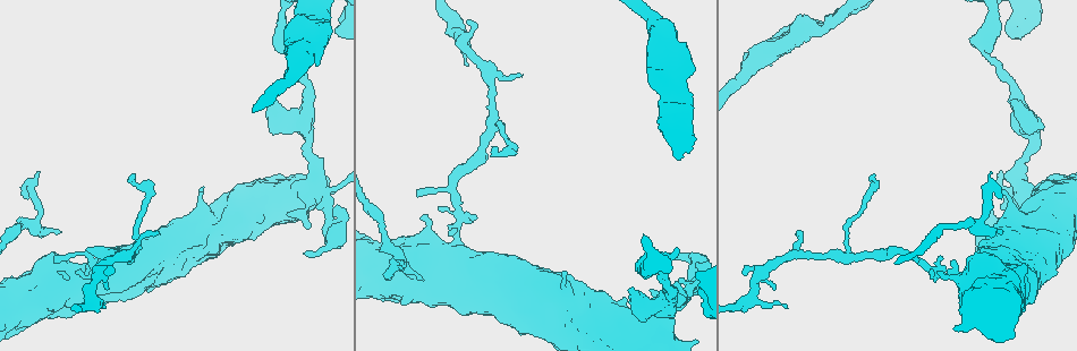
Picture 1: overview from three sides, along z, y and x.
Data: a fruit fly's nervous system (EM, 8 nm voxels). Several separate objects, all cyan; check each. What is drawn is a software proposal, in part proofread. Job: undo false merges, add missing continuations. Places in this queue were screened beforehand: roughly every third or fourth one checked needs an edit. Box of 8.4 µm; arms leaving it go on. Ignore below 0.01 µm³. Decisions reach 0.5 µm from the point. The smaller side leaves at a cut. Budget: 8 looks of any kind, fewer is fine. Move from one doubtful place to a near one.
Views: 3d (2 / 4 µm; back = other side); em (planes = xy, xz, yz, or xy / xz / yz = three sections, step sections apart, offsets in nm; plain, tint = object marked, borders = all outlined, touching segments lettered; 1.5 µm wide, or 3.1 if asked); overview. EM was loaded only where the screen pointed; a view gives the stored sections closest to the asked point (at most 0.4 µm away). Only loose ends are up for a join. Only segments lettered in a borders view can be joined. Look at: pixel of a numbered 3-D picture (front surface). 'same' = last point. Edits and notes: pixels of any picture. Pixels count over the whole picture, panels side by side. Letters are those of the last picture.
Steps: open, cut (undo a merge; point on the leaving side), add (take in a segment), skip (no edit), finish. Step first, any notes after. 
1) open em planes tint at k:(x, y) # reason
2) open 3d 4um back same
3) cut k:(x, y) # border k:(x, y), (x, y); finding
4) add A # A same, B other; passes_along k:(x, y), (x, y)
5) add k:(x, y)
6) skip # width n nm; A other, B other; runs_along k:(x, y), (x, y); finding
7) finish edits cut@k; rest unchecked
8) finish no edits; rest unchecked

open 3d 2um at 1:(797, 234) # an open end

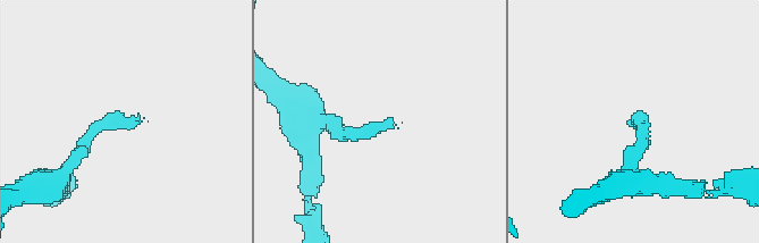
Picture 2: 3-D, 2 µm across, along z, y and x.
open em planes borders at 2:(136, 117)

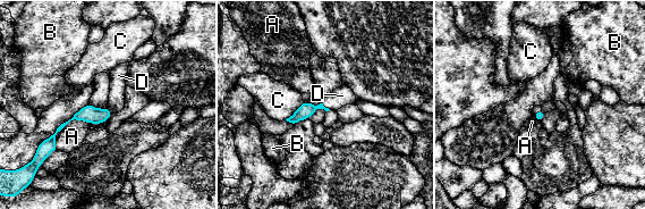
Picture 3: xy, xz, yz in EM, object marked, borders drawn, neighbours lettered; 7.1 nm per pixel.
add D # A other, B other, C other, D same; passes_along 3:(88, 114), (110, 109), (118, 75); it goes on there

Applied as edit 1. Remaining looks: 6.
open 3d 2um at 1:(495, 151) # branch stops here

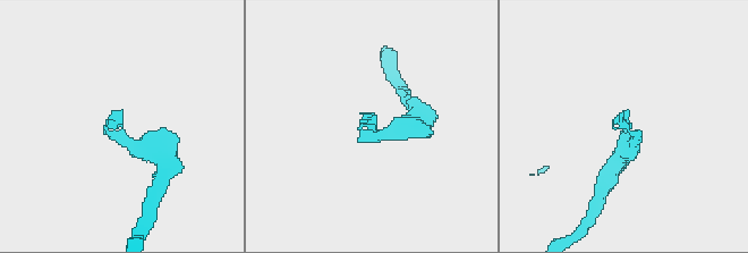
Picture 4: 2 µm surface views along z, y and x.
open em planes borders at 4:(122, 109)

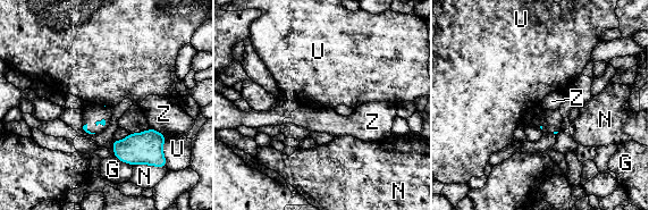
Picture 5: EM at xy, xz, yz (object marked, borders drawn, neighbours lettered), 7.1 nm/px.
skip # G other, N other, U other, Z other; no lettered segment goes on from it

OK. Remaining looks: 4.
open 3d 2um at 1:(986, 44) # sharp bend

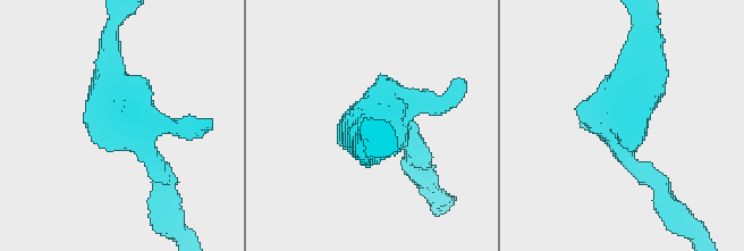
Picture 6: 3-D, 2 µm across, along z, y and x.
open em planes tint at 6:(624, 124) # need the tissue

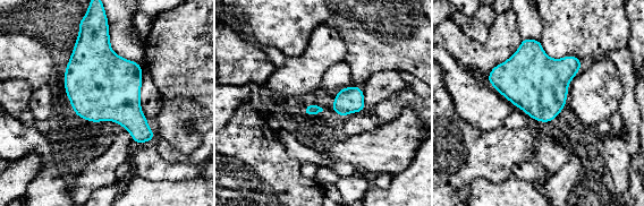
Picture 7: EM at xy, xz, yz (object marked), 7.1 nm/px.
open em planes borders same # what lies round it

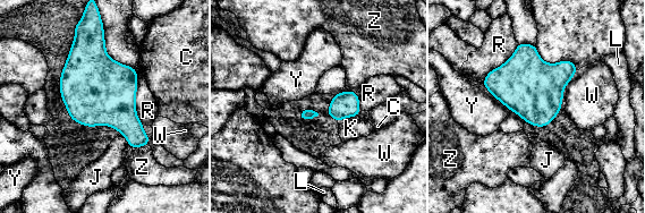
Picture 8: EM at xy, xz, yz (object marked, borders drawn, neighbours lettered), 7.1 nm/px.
skip # C other, J other, K other, L other, R other, W other, Y other, Z other; border 8:(481, 83), (510, 110); continuous, no second neuron

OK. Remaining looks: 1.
finish edits add@3; rest unchecked

